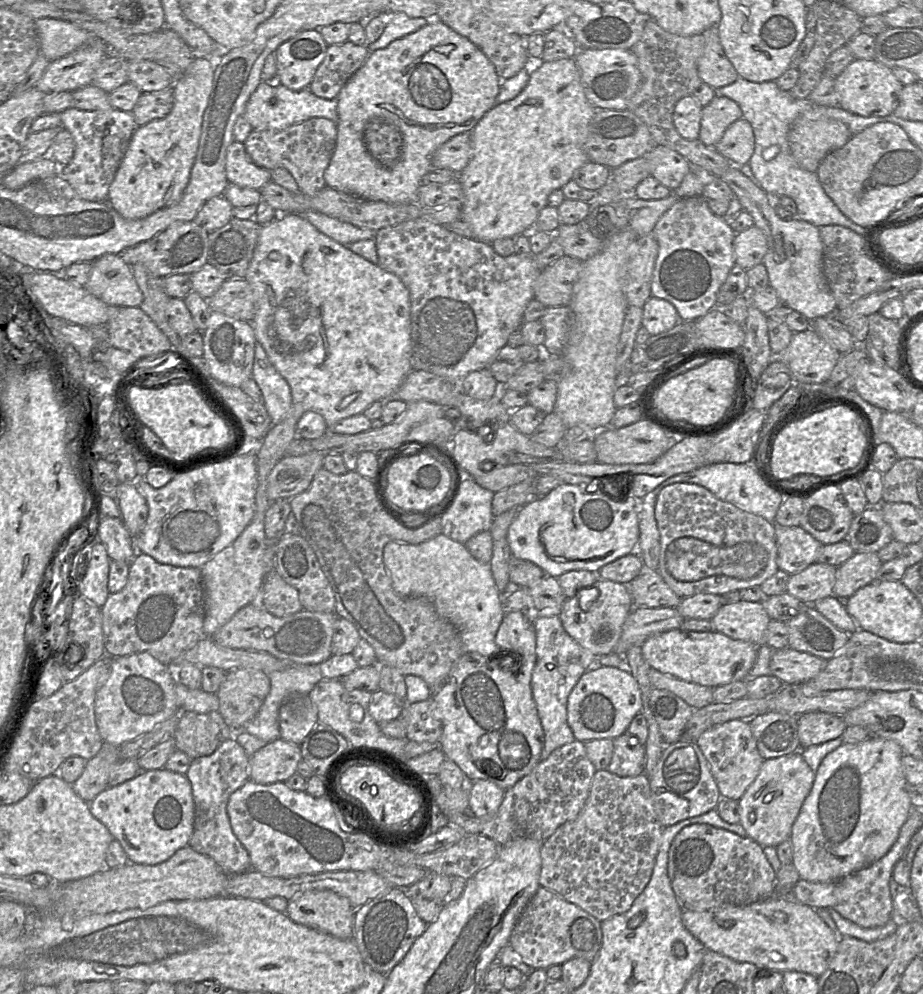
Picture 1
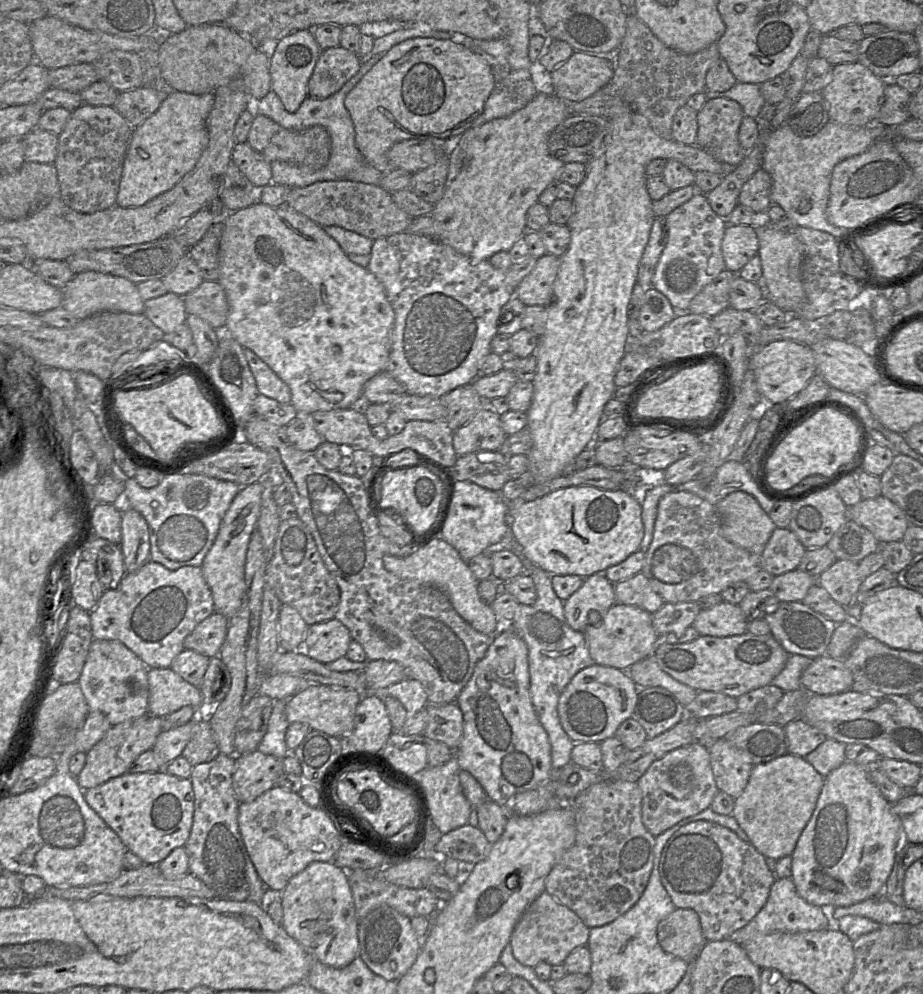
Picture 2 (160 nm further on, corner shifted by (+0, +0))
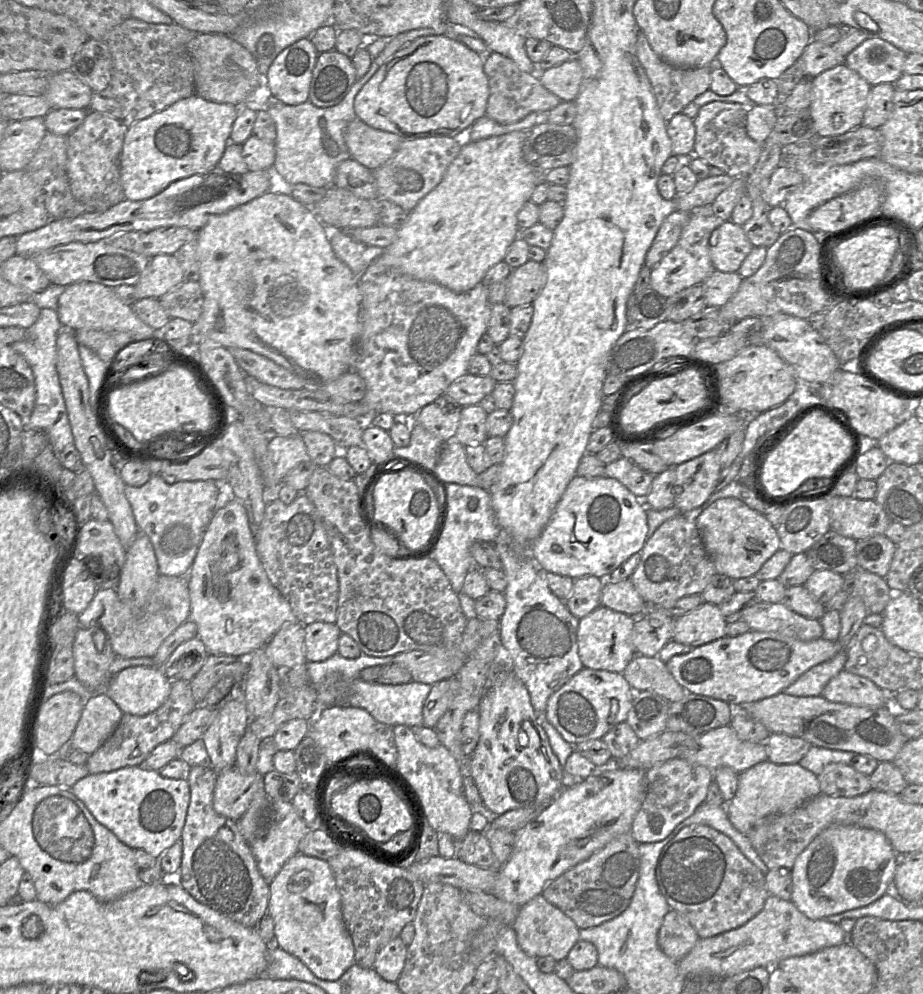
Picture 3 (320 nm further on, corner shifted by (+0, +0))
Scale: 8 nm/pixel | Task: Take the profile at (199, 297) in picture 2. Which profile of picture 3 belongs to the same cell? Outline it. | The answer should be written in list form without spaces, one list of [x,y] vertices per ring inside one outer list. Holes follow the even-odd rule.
[[[184,281],[159,300],[171,319],[181,318],[193,324],[202,314],[204,297],[199,282]]]

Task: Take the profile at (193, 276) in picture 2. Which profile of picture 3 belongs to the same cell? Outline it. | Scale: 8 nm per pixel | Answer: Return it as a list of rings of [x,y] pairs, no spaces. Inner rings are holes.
[[[157,255],[150,259],[140,280],[135,285],[138,300],[159,299],[184,282],[183,270],[175,255]]]

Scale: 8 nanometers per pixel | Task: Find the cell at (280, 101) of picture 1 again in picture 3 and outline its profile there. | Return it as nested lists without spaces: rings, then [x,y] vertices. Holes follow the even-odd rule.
[[[447,21],[439,24],[436,27],[414,29],[407,32],[400,33],[393,38],[386,38],[387,43],[384,50],[375,58],[373,58],[371,66],[368,72],[361,78],[357,79],[352,85],[351,89],[343,100],[335,106],[320,108],[307,101],[299,105],[285,105],[281,102],[277,102],[270,98],[264,98],[266,104],[260,106],[260,108],[265,108],[270,117],[273,119],[276,125],[277,136],[274,142],[275,145],[275,162],[272,169],[281,175],[283,179],[291,184],[307,184],[316,188],[324,187],[327,188],[331,186],[334,182],[336,168],[339,163],[344,160],[350,159],[350,153],[345,141],[345,130],[350,122],[352,122],[357,116],[354,111],[354,99],[356,95],[360,92],[362,87],[367,83],[367,81],[376,73],[380,66],[384,65],[387,60],[393,56],[396,52],[402,49],[407,44],[411,43],[415,39],[422,36],[434,36],[434,35],[444,35],[458,34],[451,29],[452,23]]]

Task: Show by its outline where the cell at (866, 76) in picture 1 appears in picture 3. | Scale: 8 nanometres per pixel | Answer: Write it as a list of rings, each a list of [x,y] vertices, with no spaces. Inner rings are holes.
[[[841,63],[811,78],[812,100],[809,110],[816,136],[841,135],[861,126],[871,85],[857,72]]]

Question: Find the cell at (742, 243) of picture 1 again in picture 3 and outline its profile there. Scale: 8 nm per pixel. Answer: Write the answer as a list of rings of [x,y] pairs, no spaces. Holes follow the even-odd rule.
[[[724,221],[710,236],[709,253],[715,270],[737,272],[753,247],[742,226]]]

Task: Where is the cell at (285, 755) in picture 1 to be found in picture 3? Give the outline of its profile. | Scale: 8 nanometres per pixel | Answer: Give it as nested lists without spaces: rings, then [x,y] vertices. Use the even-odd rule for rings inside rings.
[[[236,767],[218,772],[213,807],[224,817],[238,821],[249,808],[255,793],[264,790],[263,775],[242,774]]]

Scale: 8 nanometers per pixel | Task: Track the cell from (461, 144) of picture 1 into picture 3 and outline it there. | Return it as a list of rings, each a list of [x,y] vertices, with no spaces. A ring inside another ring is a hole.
[[[356,117],[345,130],[345,141],[350,159],[373,171],[395,155],[403,139],[397,134],[372,128]]]

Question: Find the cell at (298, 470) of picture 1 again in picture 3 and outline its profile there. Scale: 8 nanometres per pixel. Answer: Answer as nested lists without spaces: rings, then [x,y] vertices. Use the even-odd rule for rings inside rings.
[[[226,495],[226,505],[215,511],[208,524],[187,579],[190,620],[196,624],[197,637],[209,655],[248,658],[254,651],[266,646],[285,623],[297,621],[290,603],[271,583],[259,559],[244,506],[230,495]]]

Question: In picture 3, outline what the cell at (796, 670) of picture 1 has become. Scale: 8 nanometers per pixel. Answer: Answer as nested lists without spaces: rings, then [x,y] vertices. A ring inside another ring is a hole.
[[[839,672],[824,687],[822,695],[828,701],[860,707],[878,708],[890,704],[890,697],[869,679]]]

